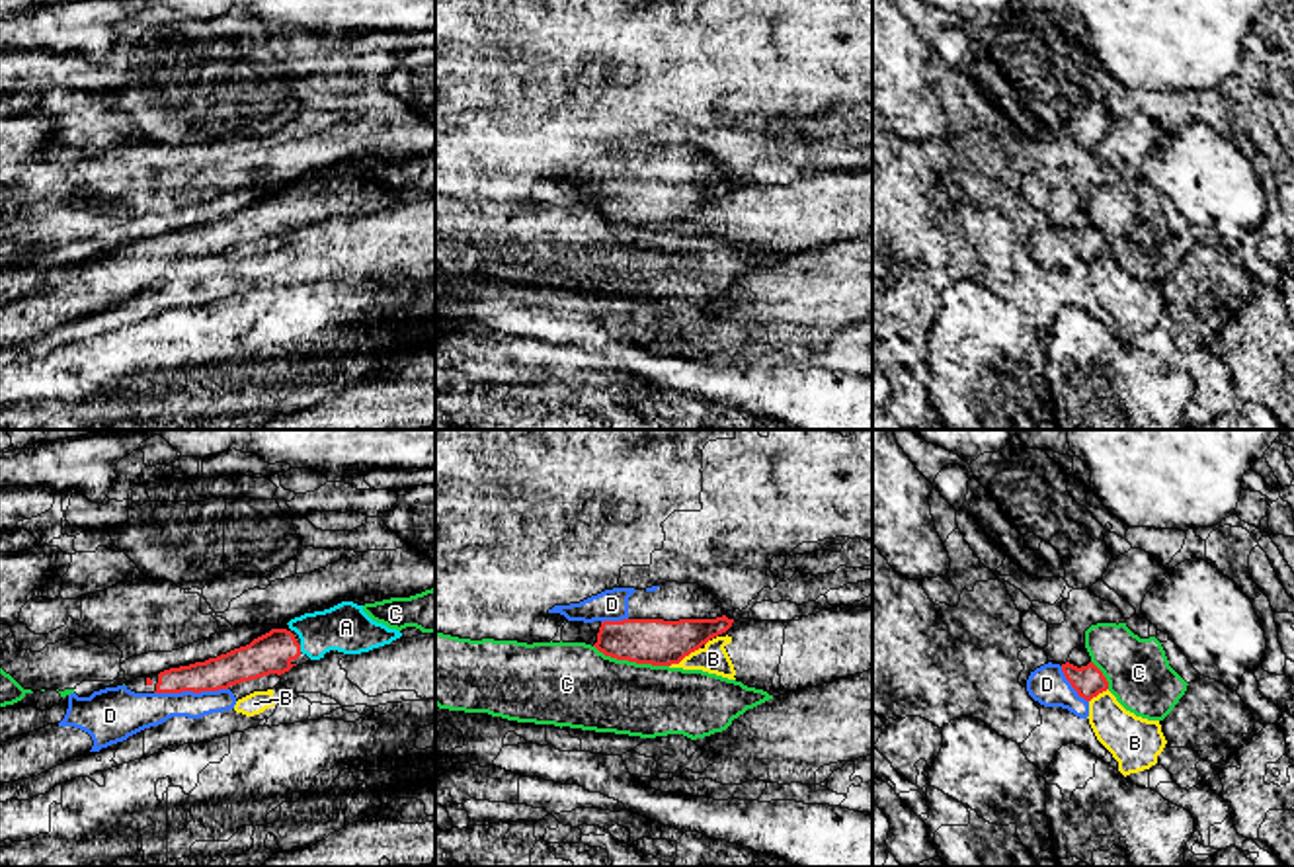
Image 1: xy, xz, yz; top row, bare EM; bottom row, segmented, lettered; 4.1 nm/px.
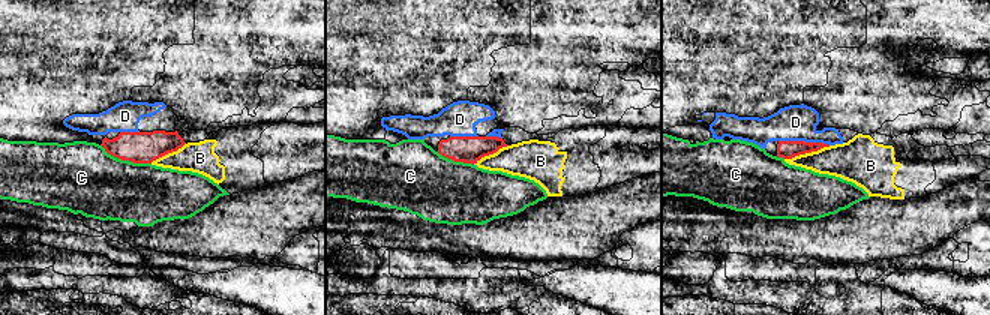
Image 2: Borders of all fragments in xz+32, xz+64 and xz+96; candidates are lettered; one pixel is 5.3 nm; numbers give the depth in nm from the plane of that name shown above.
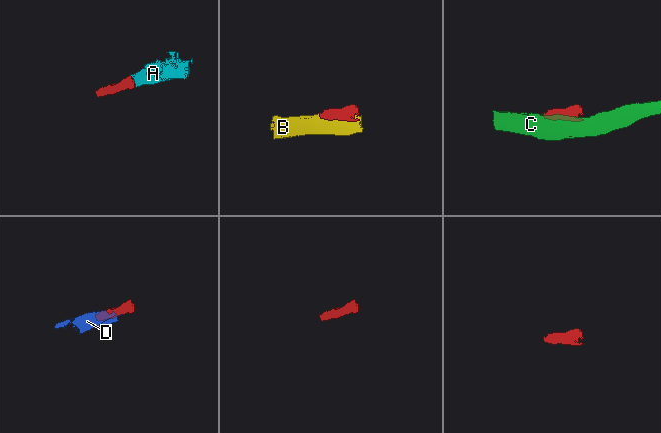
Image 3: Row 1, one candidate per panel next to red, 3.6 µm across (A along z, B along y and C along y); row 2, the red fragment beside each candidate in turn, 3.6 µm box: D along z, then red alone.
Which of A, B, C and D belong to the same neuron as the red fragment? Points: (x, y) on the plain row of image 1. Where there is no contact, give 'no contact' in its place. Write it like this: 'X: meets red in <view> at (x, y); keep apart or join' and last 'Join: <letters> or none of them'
A: meets red in xy at (299, 211); join
B: meets red in xz at (684, 219); keep apart
C: meets red in xz at (631, 223); keep apart
D: meets red in xy at (190, 252); join
Join: A, D

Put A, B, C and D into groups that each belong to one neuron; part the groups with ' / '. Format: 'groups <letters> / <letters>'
groups A D / B / C

